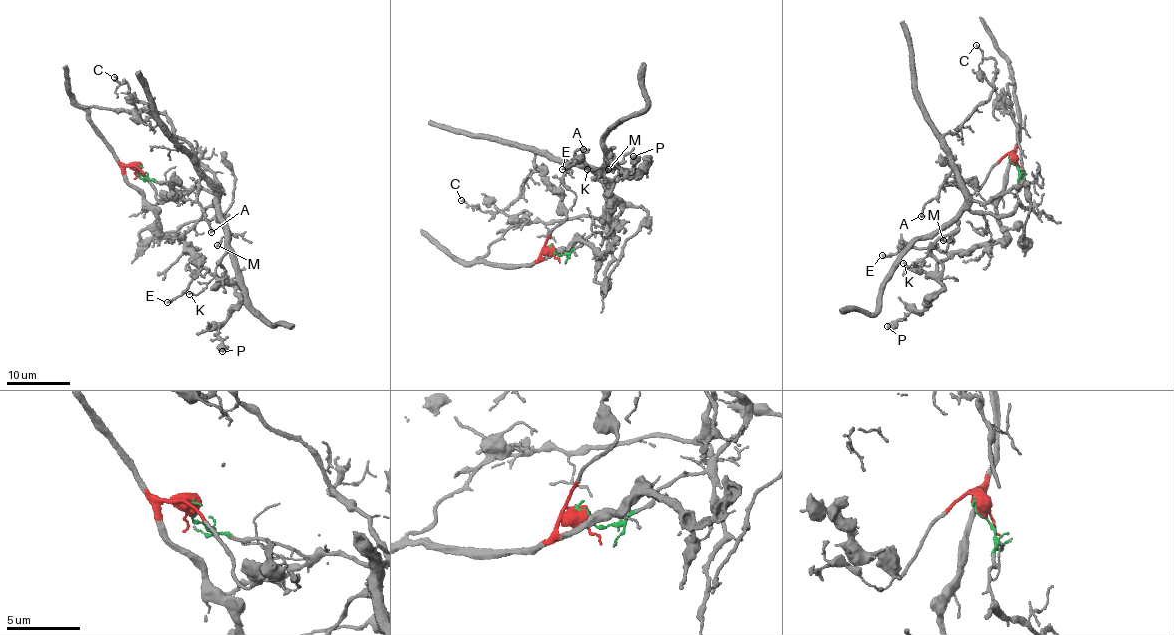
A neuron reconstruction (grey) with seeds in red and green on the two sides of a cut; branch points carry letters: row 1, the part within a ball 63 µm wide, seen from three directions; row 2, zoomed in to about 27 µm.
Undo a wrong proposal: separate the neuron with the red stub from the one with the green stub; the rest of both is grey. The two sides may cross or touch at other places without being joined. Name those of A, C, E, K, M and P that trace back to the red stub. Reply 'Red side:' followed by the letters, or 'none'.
Red side: E, P

